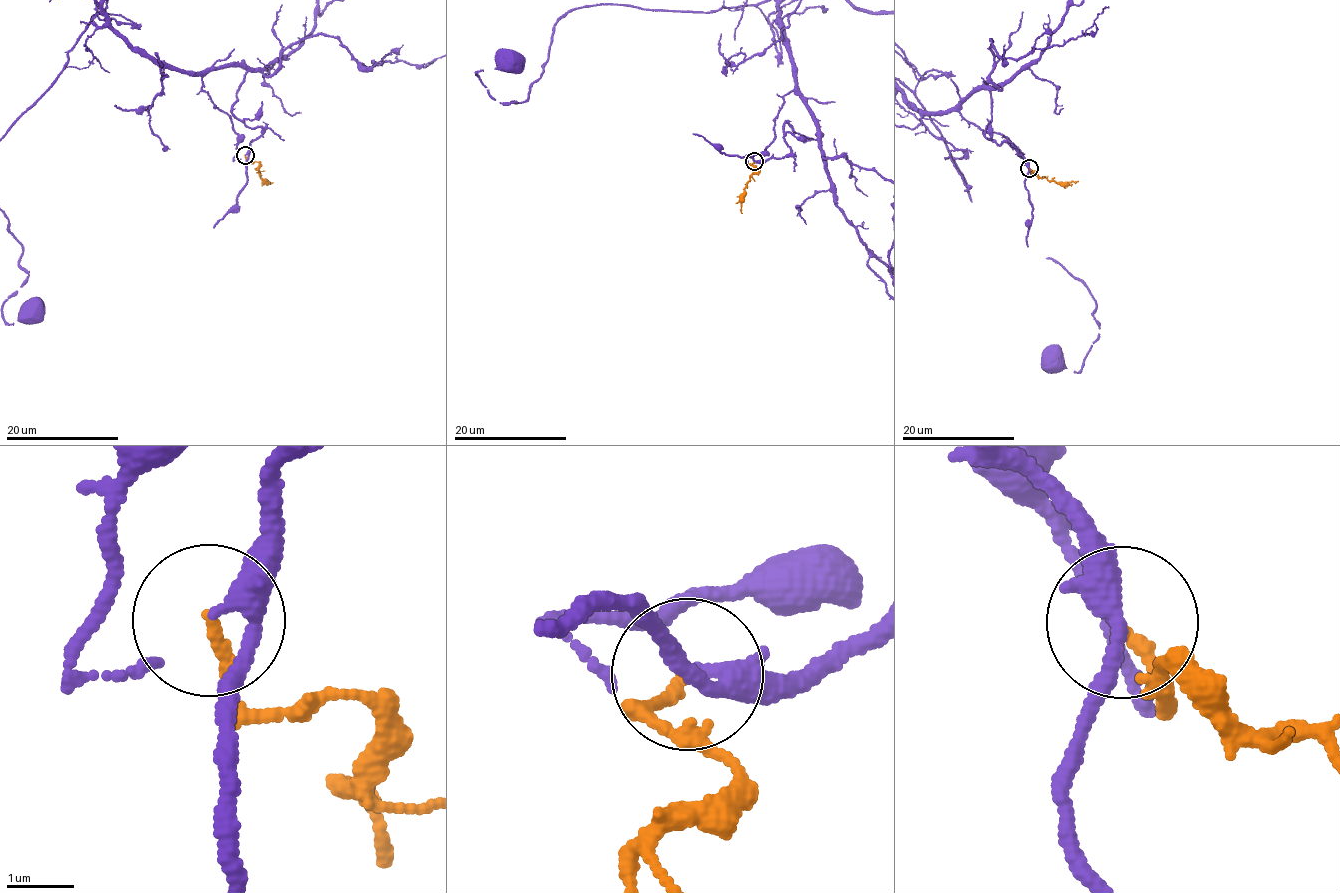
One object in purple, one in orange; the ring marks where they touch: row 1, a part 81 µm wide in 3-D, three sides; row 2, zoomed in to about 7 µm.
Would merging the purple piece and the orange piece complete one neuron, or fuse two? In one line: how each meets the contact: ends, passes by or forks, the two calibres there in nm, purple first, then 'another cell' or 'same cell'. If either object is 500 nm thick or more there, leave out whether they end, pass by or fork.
purple passes by; orange ends; calibres 300 and 170 nm; another cell

